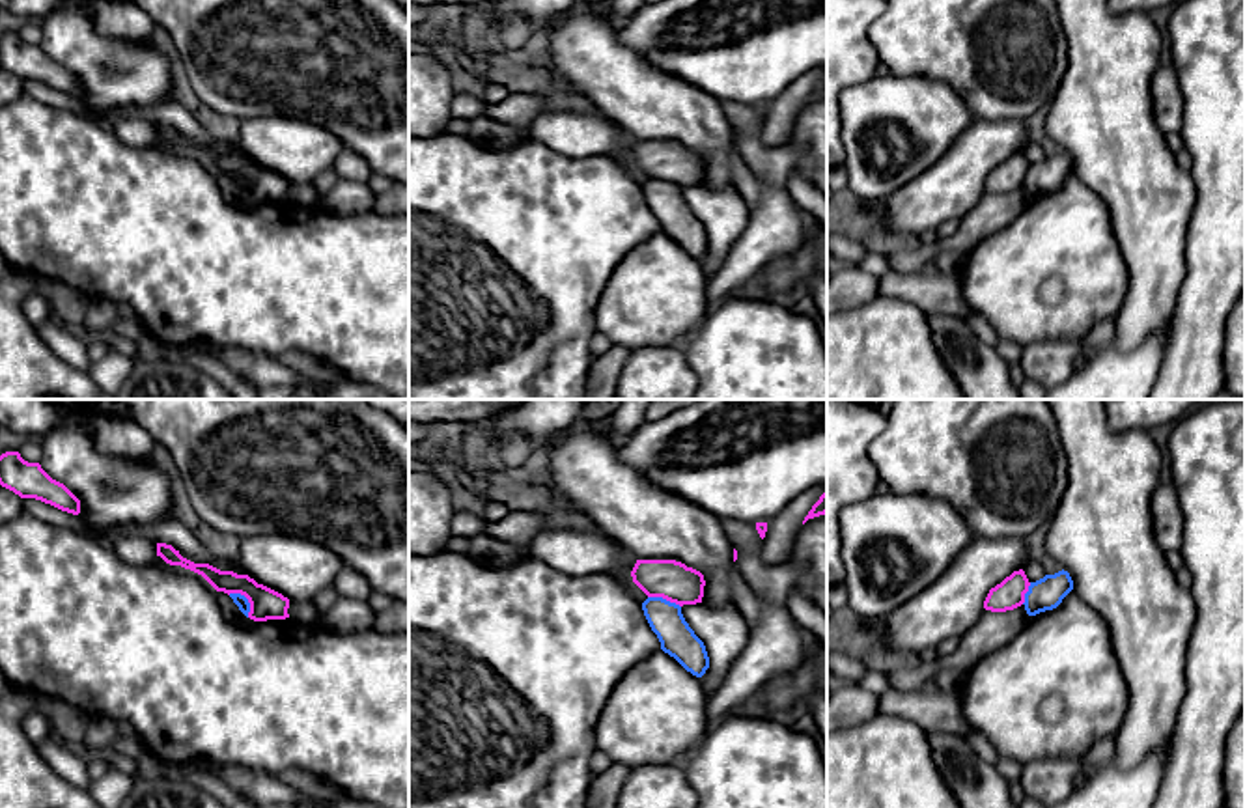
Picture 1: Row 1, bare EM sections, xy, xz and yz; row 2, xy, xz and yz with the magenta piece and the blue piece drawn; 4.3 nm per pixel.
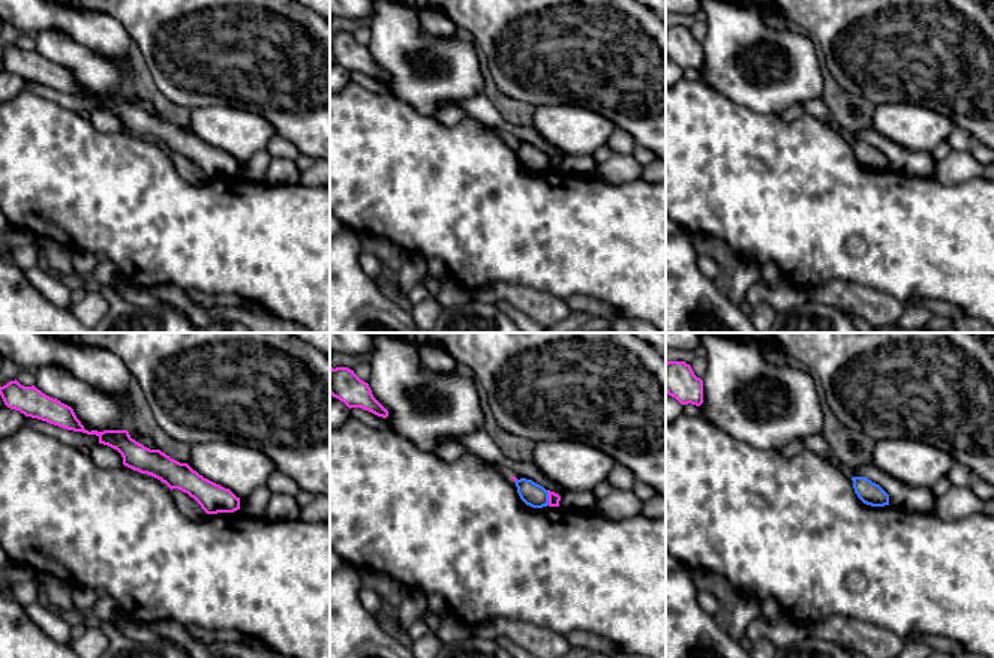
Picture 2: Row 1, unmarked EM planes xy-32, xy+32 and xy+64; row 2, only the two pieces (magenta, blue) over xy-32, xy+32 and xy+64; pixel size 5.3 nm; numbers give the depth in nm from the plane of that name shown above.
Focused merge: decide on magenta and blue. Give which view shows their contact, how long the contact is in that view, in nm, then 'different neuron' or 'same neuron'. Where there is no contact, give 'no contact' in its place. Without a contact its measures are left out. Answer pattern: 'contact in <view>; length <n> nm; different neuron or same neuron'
contact in xy; length 140 nm; different neuron

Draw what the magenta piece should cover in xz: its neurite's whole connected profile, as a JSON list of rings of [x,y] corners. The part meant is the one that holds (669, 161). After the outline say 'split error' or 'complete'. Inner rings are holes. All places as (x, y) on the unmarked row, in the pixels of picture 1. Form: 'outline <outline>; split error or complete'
outline [[[636,142],[631,159],[648,179],[679,188],[702,185],[704,179],[704,157],[676,142]]]; complete

